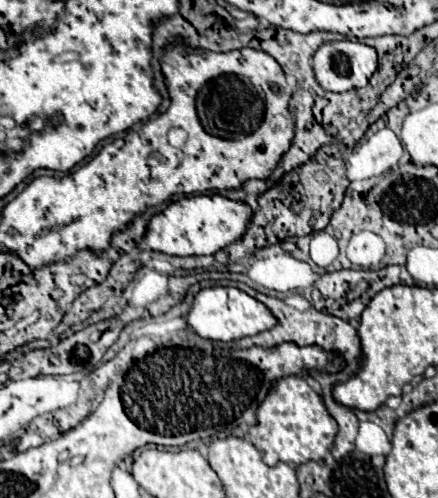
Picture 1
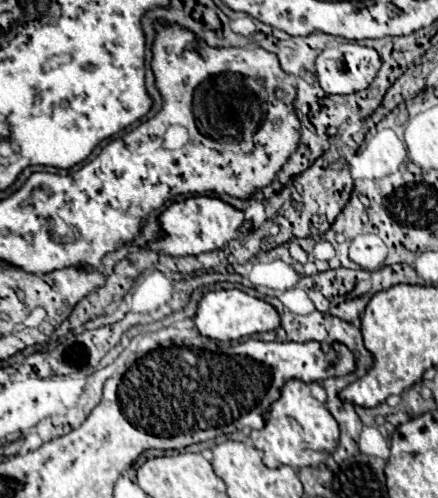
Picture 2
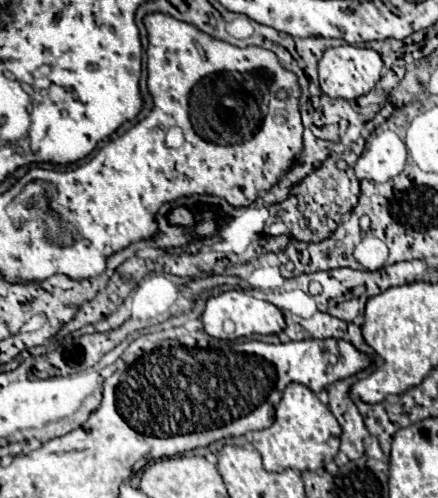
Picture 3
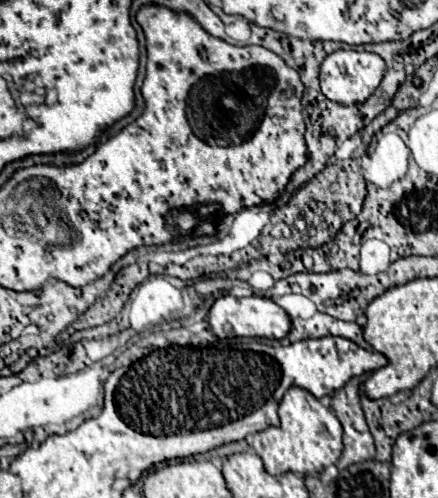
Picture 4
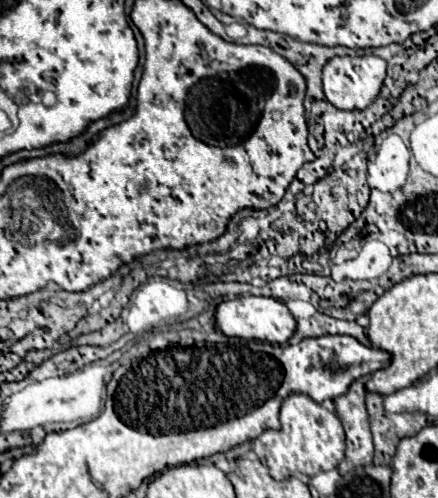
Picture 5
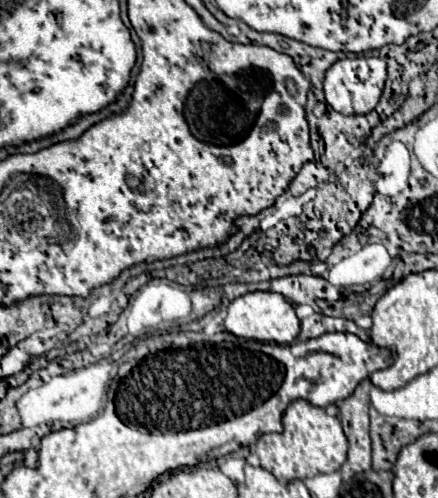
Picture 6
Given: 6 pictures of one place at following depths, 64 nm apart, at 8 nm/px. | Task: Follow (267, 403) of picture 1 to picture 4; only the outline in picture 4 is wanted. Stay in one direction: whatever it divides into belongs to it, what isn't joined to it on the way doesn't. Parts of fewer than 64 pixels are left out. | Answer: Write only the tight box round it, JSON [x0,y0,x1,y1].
[252,388,342,476]

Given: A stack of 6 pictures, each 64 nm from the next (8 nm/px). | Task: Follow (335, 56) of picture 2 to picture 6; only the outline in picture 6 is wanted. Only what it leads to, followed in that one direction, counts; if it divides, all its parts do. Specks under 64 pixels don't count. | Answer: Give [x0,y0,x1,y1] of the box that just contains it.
[324,56,386,116]

